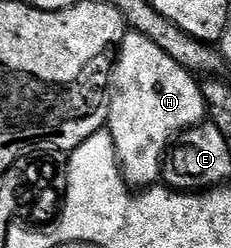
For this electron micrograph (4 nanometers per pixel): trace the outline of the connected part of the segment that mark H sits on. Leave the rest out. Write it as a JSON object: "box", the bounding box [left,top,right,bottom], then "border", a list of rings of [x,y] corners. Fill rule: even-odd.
{"box":[105,32,207,187],"border":[[[127,32],[114,62],[110,110],[105,124],[112,135],[118,166],[122,168],[126,184],[131,187],[153,186],[161,178],[162,159],[175,138],[193,125],[203,124],[207,117],[199,78],[180,67],[172,55],[164,55],[152,39]]]}

